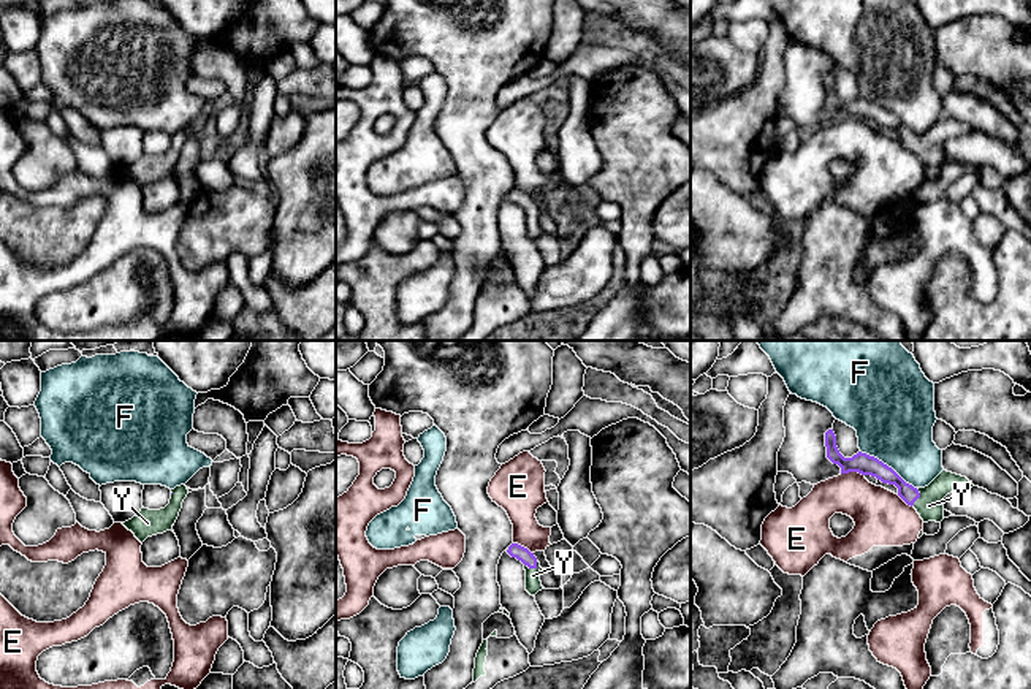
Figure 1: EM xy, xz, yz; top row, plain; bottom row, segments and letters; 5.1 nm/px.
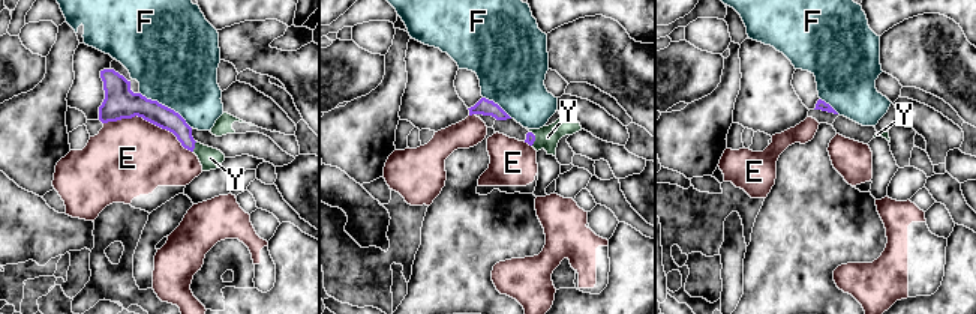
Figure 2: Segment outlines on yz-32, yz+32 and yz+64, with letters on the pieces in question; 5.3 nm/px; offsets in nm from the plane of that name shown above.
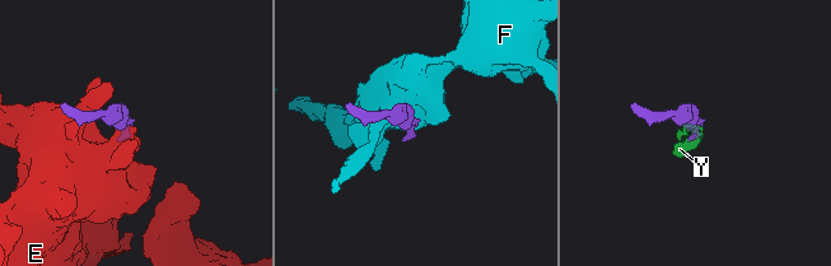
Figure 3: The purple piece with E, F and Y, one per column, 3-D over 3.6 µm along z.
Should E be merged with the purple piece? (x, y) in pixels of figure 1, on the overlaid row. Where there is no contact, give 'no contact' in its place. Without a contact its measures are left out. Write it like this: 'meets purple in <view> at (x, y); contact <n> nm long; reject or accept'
meets purple in yz at (852, 471); contact 120 nm long; reject

